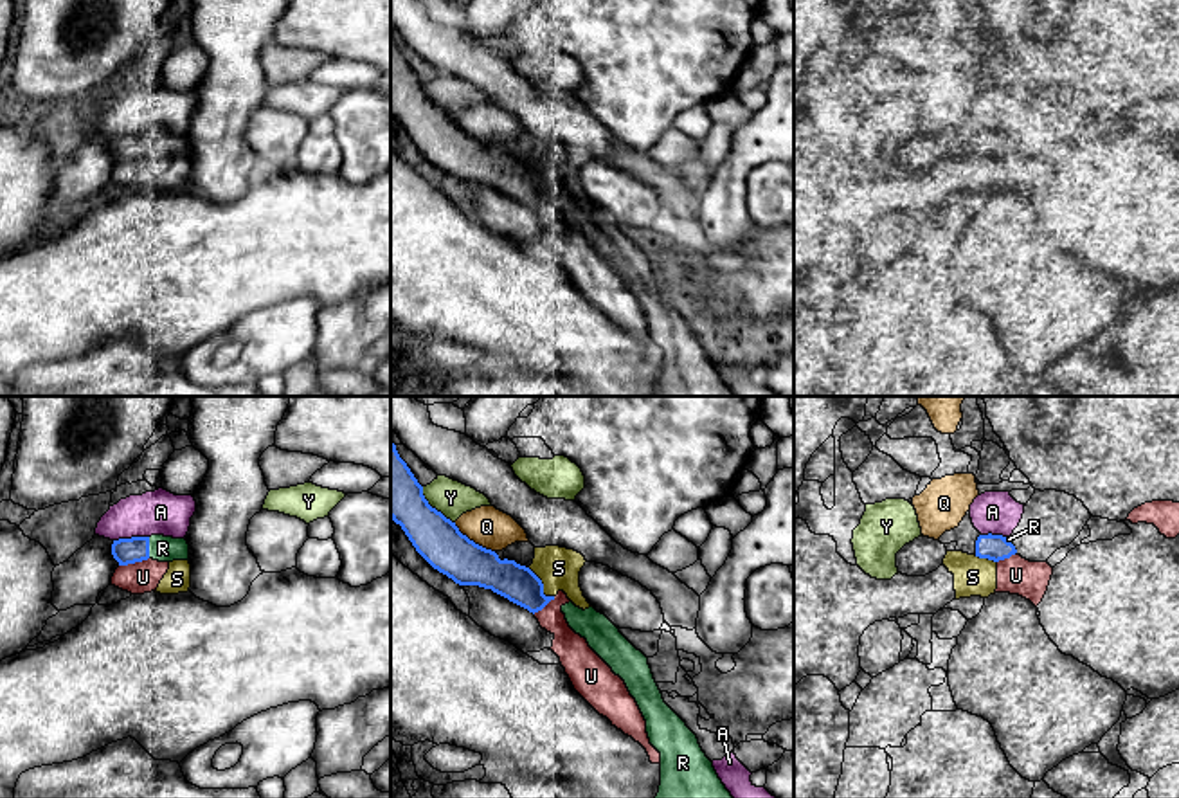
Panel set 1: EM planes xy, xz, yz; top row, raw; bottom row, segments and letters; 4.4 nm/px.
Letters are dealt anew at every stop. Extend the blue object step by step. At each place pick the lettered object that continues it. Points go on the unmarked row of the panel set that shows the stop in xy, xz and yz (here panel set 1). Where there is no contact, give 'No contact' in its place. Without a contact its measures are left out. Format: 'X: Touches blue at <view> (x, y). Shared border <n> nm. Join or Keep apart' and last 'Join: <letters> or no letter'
A: Touches blue at xy (132, 134). Shared border 160 nm. Keep apart
Q: Touches blue at xz (472, 137). Shared border 220 nm. Keep apart
R: Touches blue at xy (148, 145). Shared border 100 nm. Join
S: Touches blue at xz (542, 182). Shared border 180 nm. Keep apart
U: Touches blue at xy (134, 159). Shared border 140 nm. Keep apart
Y: Touches blue at xz (434, 105). Shared border 220 nm. Keep apart
Join: R

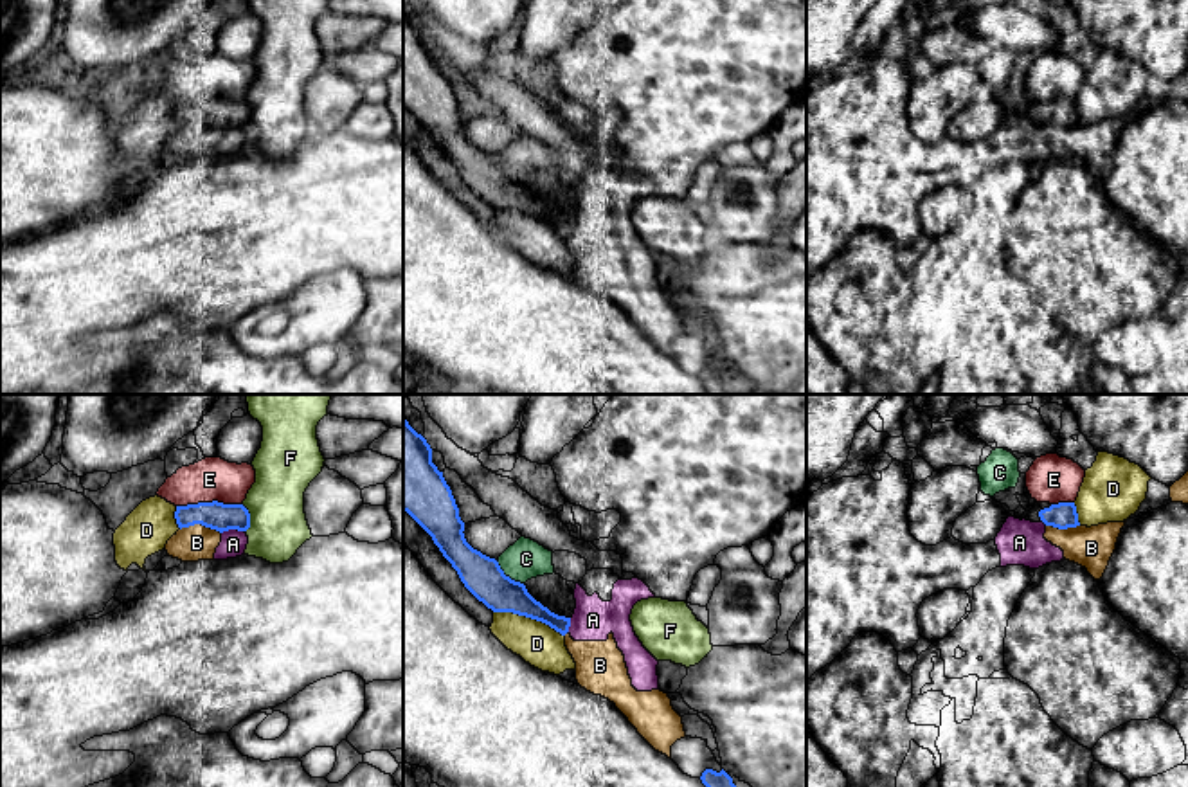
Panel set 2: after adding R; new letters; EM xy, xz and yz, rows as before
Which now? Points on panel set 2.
A: Touches blue at xy (233, 125). Shared border 110 nm. Keep apart
B: Touches blue at xy (200, 119). Shared border 190 nm. Keep apart
C: Touches blue at xz (508, 173). Shared border 170 nm. Keep apart
D: Touches blue at xz (530, 213). Shared border 340 nm. Keep apart
E: Touches blue at xy (209, 99). Shared border 300 nm. Keep apart
F: Touches blue at xy (249, 116). Shared border 130 nm. Keep apart
Join: no letter

